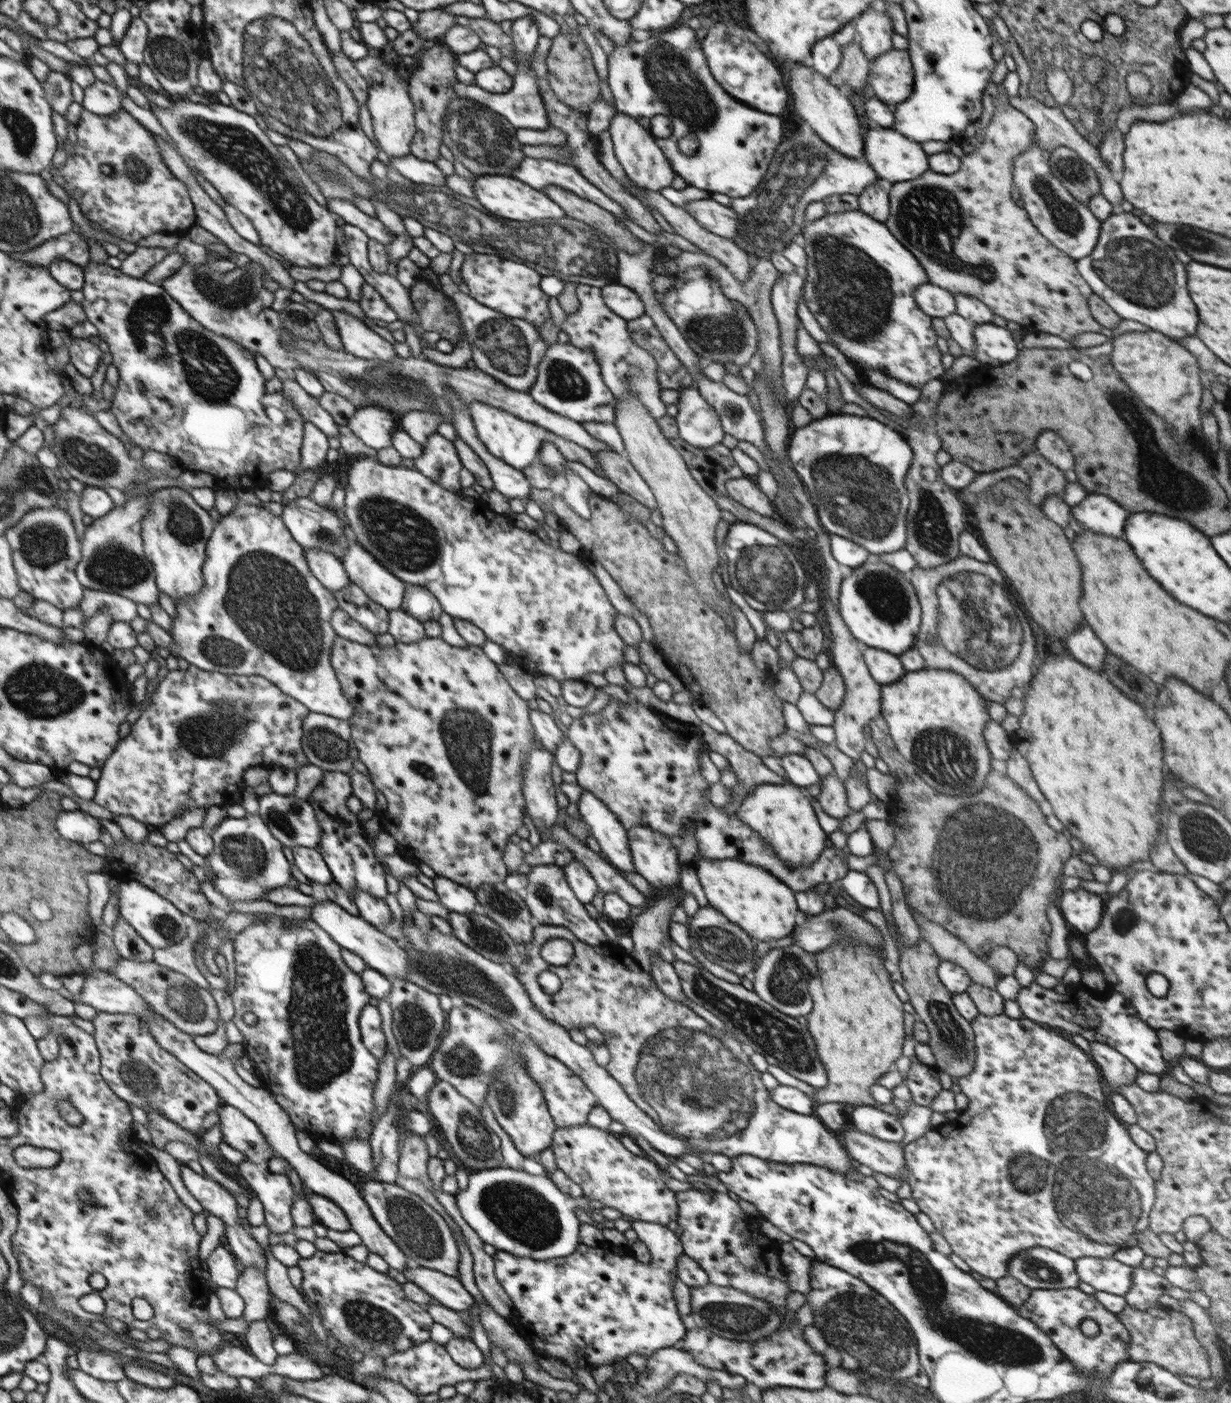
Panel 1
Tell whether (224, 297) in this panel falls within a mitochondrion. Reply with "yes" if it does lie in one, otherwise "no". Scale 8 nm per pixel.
yes

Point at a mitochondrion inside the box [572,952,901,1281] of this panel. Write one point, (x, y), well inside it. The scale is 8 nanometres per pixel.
(696, 1082)

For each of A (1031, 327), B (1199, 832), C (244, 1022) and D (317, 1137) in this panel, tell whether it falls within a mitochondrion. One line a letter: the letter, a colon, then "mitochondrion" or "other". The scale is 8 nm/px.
A: other
B: mitochondrion
C: other
D: other

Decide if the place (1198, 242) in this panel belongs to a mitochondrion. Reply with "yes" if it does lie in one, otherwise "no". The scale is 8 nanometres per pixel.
yes

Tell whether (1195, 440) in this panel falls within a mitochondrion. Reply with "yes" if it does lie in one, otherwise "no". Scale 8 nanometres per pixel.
no

